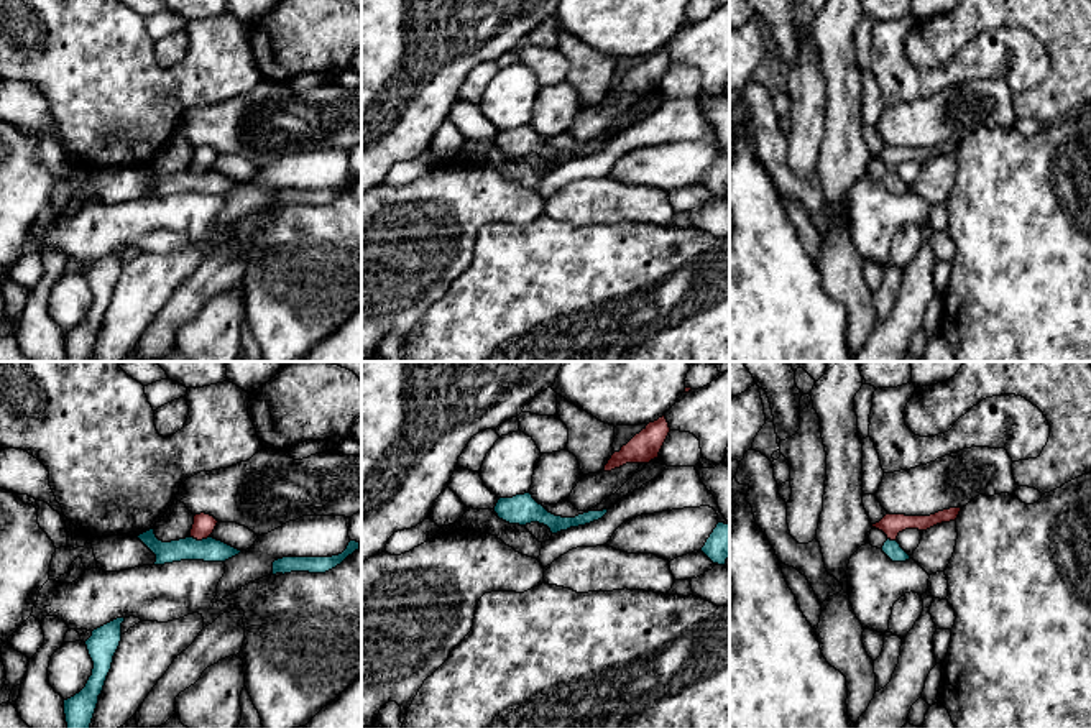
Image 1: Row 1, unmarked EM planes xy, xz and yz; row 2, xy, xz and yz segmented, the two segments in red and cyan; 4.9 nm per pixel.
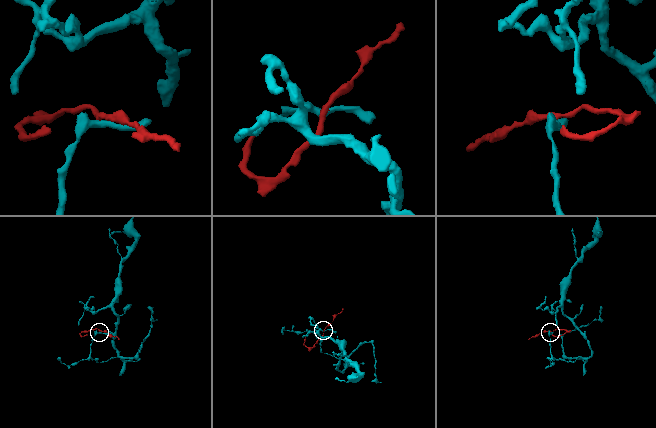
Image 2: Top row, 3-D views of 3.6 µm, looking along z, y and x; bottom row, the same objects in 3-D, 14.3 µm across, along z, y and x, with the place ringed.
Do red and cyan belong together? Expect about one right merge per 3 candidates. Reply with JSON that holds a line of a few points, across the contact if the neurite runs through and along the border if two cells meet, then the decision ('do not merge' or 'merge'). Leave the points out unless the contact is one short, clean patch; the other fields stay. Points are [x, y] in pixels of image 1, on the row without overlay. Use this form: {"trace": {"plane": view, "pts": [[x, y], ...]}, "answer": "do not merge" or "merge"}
{"trace": {"plane": "xy", "pts": [[191, 168], [197, 171], [207, 170]]}, "answer": "do not merge"}

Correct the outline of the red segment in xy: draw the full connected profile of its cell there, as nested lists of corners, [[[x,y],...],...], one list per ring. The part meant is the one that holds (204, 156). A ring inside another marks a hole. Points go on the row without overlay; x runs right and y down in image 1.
[[[205,145],[196,146],[191,161],[191,169],[197,173],[207,171],[214,164],[217,154],[219,153],[210,146]]]

